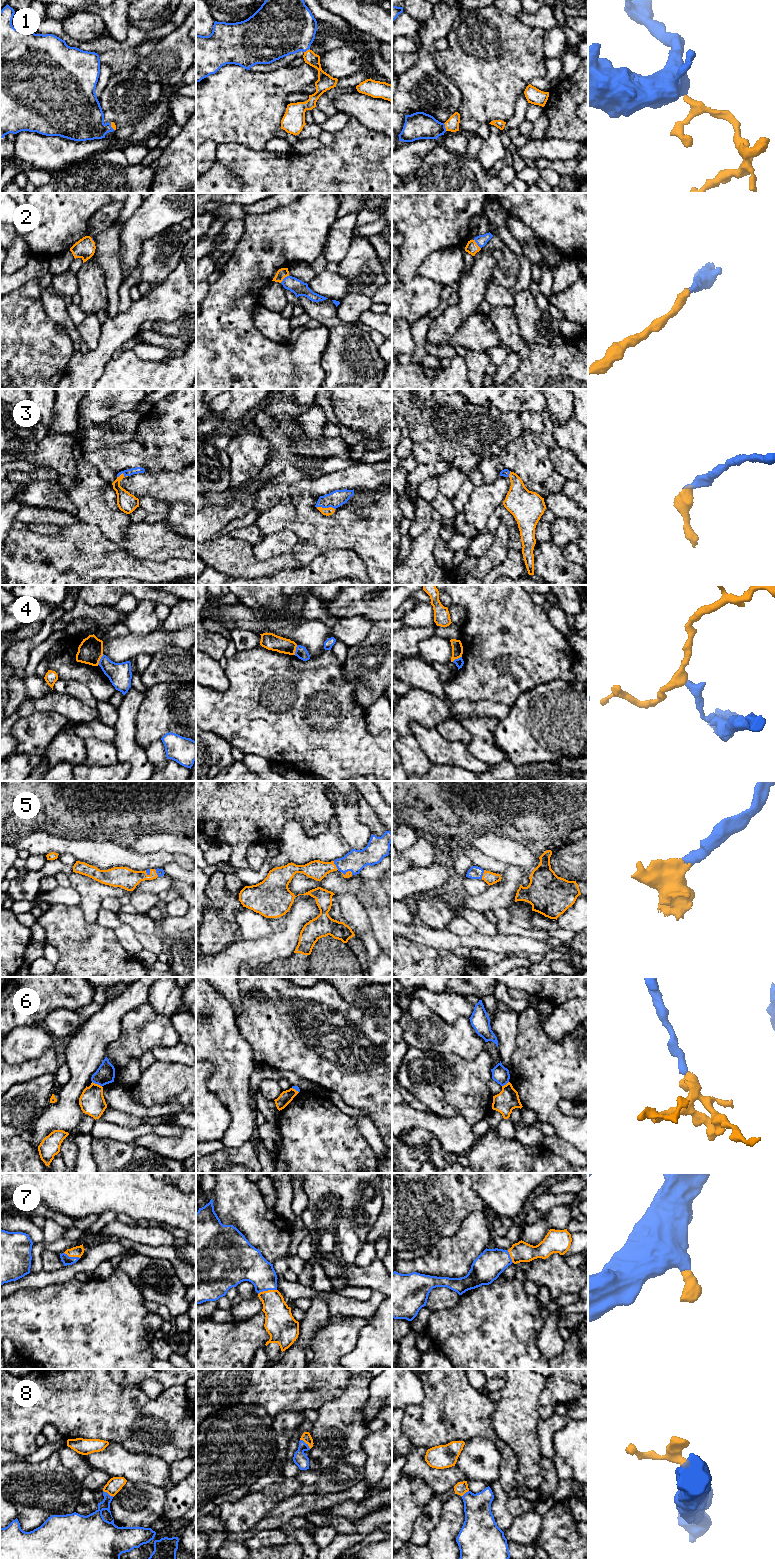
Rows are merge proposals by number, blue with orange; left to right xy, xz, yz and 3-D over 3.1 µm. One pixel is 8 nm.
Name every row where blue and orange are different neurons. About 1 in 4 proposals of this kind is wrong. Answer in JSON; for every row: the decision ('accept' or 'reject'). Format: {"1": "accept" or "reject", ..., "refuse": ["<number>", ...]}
{"1": "accept", "2": "accept", "3": "accept", "4": "reject", "5": "accept", "6": "reject", "7": "accept", "8": "accept", "refuse": ["4", "6"]}

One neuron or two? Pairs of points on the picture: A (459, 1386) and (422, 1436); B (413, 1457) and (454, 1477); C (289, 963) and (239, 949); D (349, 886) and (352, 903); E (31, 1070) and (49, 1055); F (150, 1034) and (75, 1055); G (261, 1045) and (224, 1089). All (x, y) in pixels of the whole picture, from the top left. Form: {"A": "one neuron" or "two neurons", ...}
{"A": "one neuron", "B": "one neuron", "C": "two neurons", "D": "two neurons", "E": "one neuron", "F": "two neurons", "G": "two neurons"}

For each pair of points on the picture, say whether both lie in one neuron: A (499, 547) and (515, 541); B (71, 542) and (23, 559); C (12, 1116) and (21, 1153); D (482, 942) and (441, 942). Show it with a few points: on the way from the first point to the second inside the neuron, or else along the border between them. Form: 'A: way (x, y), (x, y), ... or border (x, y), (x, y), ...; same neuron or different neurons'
A: border (500, 523), (506, 526), (509, 536), (509, 547); different neurons
B: way (59, 554), (54, 559), (35, 559); same neuron
C: border (19, 1135), (10, 1137); different neurons
D: way (472, 941), (451, 941); same neuron

